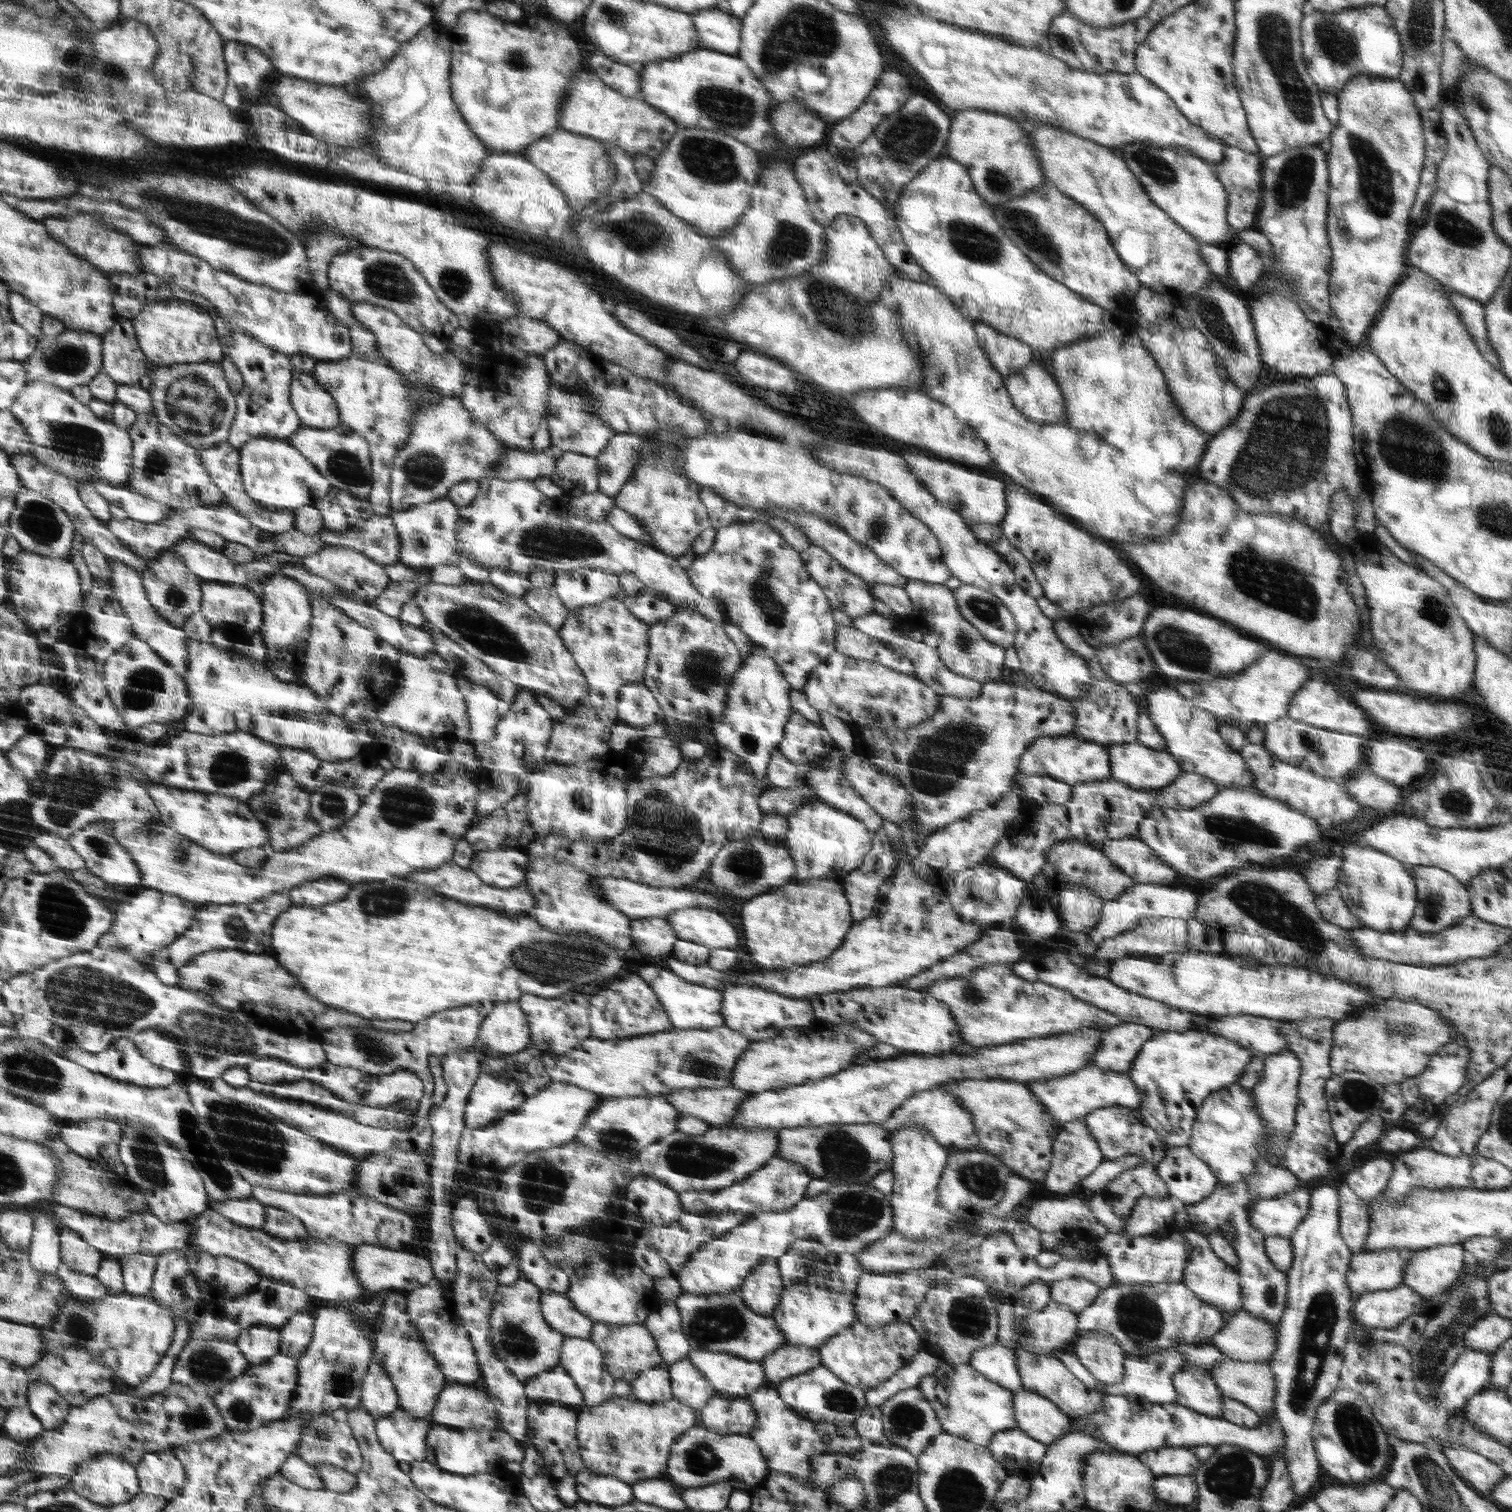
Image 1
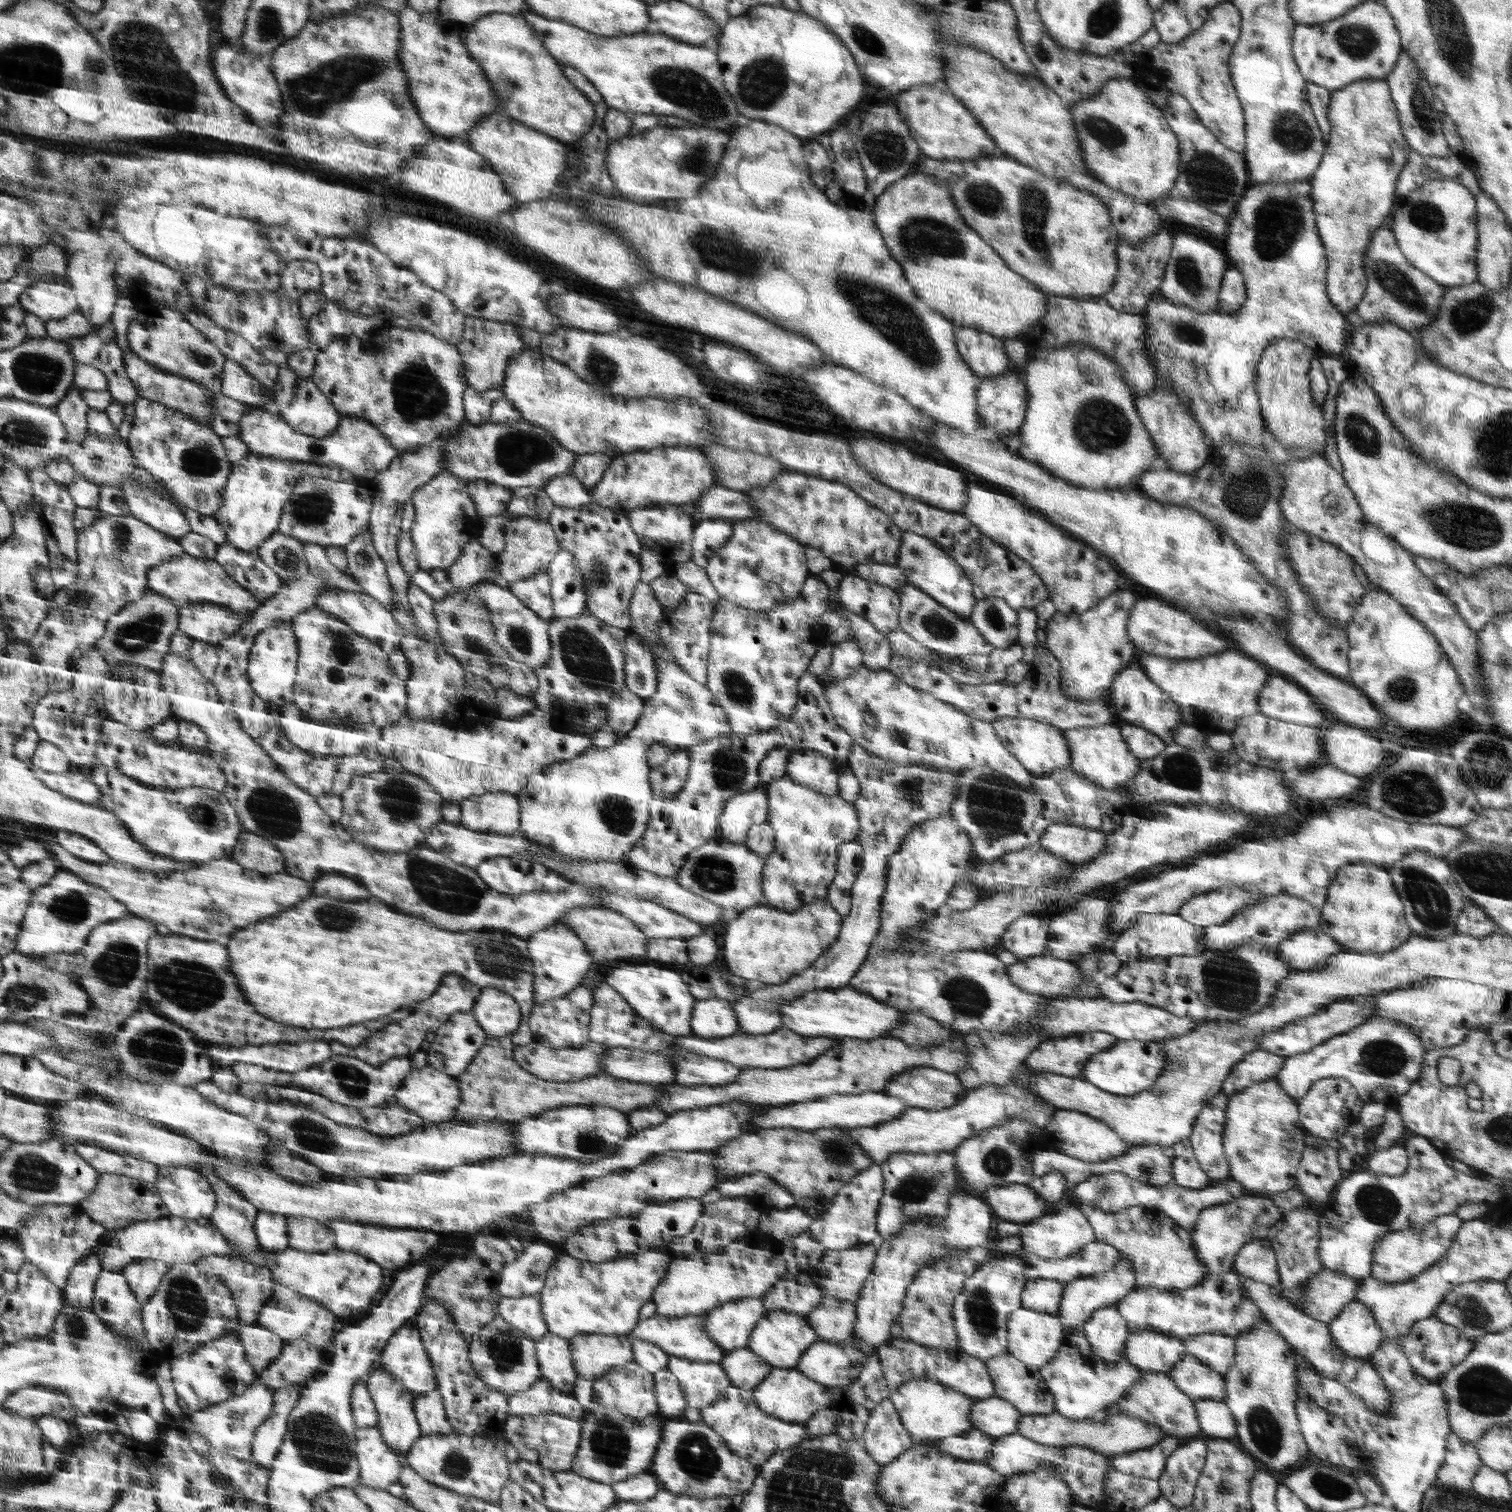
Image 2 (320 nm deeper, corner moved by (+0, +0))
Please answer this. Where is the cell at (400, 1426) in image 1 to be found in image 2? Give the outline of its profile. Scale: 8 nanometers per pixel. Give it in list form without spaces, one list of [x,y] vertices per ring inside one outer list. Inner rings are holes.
[[[377,1427],[358,1428],[357,1433],[355,1449],[359,1460],[358,1482],[372,1489],[387,1489],[388,1486],[398,1482],[400,1471],[406,1465],[406,1454],[388,1448],[387,1441],[383,1439],[382,1432]]]

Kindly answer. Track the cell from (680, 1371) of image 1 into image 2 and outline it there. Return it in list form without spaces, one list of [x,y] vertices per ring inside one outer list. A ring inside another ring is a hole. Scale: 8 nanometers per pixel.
[[[666,1368],[654,1374],[658,1407],[663,1418],[686,1413],[686,1393],[679,1380]]]

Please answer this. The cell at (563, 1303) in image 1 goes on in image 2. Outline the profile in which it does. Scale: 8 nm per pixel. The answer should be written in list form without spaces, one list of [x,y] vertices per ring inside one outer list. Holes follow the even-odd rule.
[[[523,1294],[518,1298],[502,1296],[497,1306],[497,1312],[504,1322],[511,1324],[524,1337],[536,1342],[548,1334],[546,1320],[543,1319],[542,1300],[538,1294]]]

